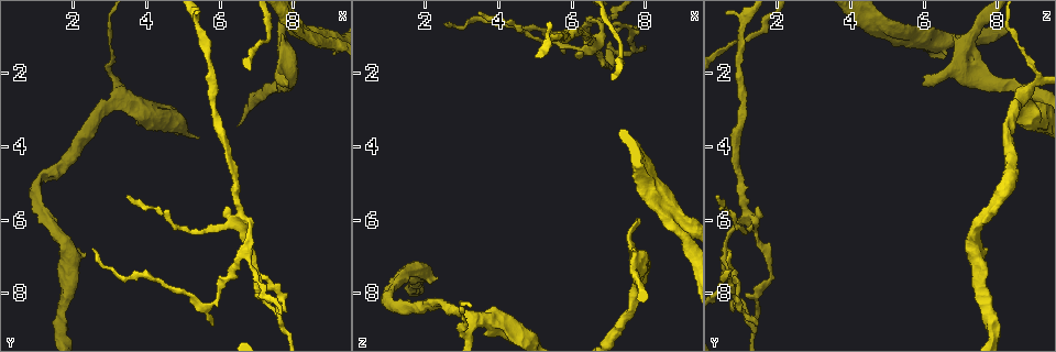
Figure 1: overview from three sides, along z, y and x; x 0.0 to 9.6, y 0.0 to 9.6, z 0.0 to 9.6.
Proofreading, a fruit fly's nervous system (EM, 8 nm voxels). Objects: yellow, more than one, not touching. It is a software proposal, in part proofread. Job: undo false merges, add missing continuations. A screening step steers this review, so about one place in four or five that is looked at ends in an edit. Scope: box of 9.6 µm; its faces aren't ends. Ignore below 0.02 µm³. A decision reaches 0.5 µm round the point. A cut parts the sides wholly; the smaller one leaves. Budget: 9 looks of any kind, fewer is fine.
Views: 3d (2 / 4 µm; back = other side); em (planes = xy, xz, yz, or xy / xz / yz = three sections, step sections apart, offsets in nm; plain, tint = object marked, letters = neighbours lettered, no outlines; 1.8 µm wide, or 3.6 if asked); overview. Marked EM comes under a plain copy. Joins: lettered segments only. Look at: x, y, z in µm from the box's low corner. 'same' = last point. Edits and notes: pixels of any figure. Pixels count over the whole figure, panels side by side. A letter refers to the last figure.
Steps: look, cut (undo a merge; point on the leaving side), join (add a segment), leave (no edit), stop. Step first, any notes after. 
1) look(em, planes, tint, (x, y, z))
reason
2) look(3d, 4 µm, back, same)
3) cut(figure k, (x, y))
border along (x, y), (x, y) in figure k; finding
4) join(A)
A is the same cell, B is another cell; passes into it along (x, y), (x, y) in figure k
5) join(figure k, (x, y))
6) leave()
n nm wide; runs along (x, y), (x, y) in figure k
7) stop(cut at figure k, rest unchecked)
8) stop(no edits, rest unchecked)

look(em, 3.6 µm, planes, letters, (8.00, 0.55, 4.70))

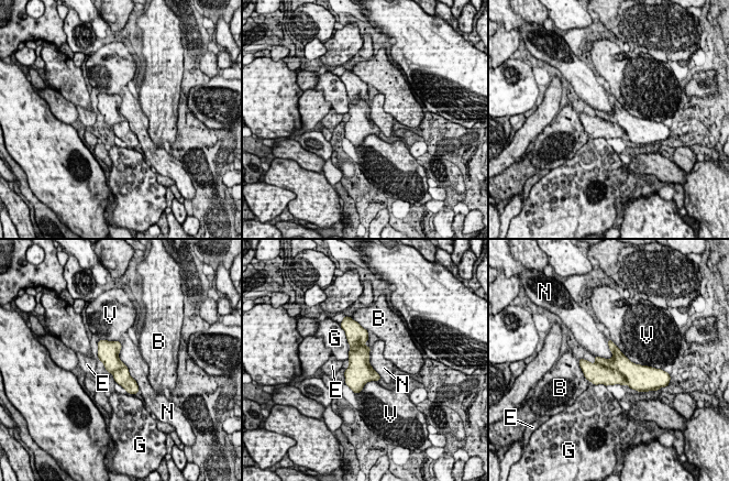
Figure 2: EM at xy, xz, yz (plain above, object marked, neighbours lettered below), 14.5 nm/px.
leave()
N touches over 750 nm; B, E, G, N and V are other cells; all the same cell

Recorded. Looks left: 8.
look(3d, 4 µm, (7.85, 2.35, 5.95))
branch stops here

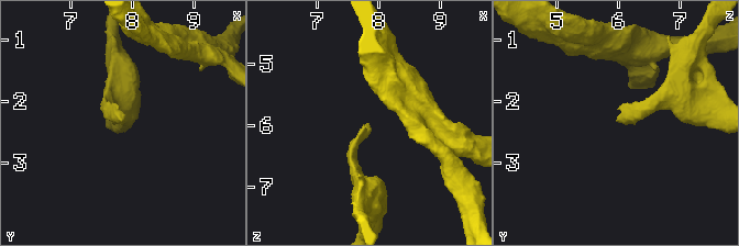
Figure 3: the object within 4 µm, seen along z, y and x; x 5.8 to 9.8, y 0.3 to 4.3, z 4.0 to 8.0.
look(em, planes, letters, (7.85, 2.35, 5.95))

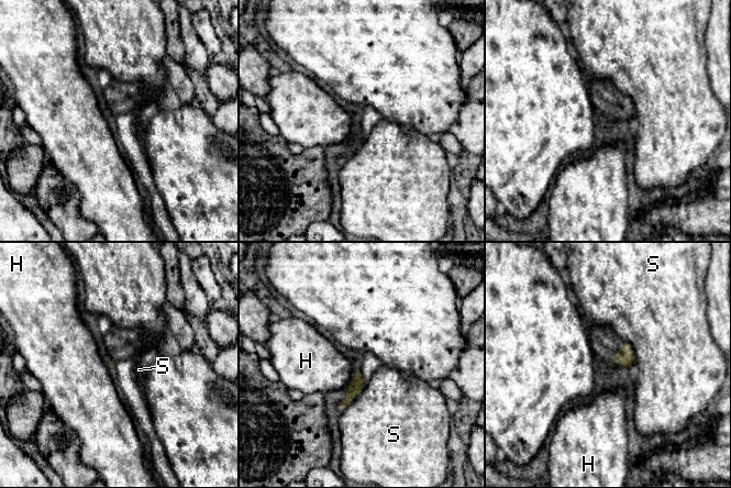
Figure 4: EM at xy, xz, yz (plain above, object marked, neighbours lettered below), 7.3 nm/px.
leave()
H and S are other cells; runs along (357, 376), (350, 398), (340, 408) in figure 4; no lettered segment goes on from it

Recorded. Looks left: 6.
look(em, planes, tint, (3.35, 2.60, 8.70))
small branch off a trunk

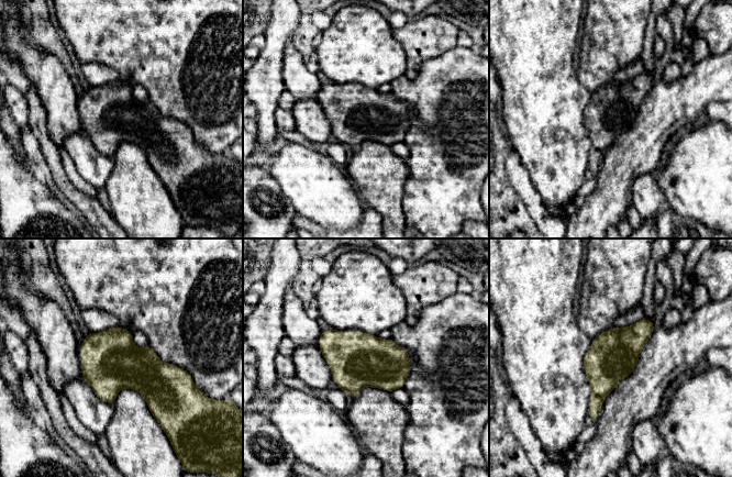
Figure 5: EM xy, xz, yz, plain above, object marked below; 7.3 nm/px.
look(em, planes, letters, same)

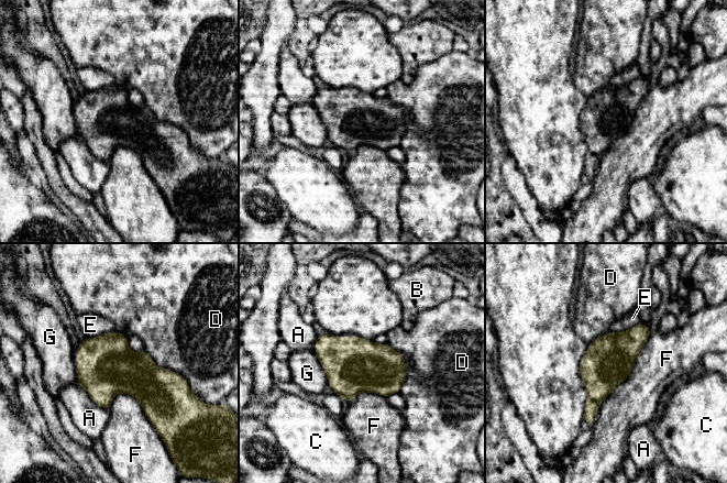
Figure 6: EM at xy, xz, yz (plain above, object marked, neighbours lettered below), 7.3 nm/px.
leave()
F touches over 850 nm; A, B, C, D, E, F and G are other cells; border along (650, 325), (592, 427) in figure 6; one cell here

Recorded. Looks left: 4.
look(em, yz, step 4, tint, (6.60, 5.80, 1.20))
a narrow waist

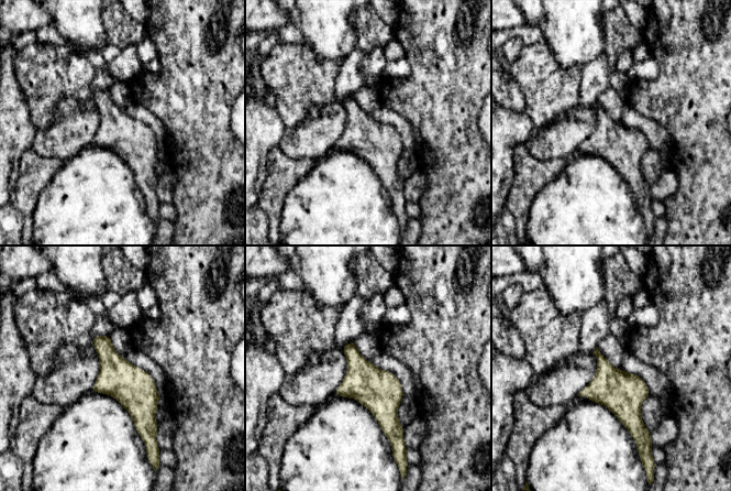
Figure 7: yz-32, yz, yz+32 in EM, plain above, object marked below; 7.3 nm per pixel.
look(em, planes, letters, same)
another direction

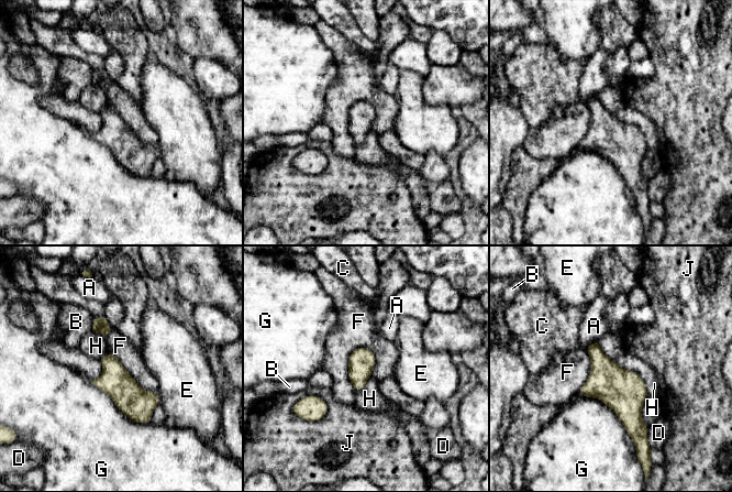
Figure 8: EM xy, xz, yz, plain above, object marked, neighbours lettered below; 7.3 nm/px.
leave()
190 nm wide; G touches over 550 nm; A, B, C, D, E, F, G, H and J are other cells; one cell here

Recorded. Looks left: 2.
stop(no edits, rest unchecked)

